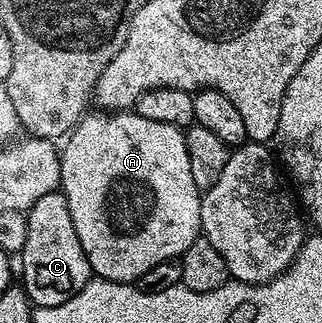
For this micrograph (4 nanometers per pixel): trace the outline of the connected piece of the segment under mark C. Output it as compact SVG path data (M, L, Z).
M62 191L46 193L26 210L27 230L25 231L25 247L21 254L23 260L23 278L21 284L27 293L28 302L35 307L57 307L65 303L81 287L92 280L89 259L85 259L85 251L81 247L81 239L77 239L77 231L73 227L73 219L69 215L67 200Z

